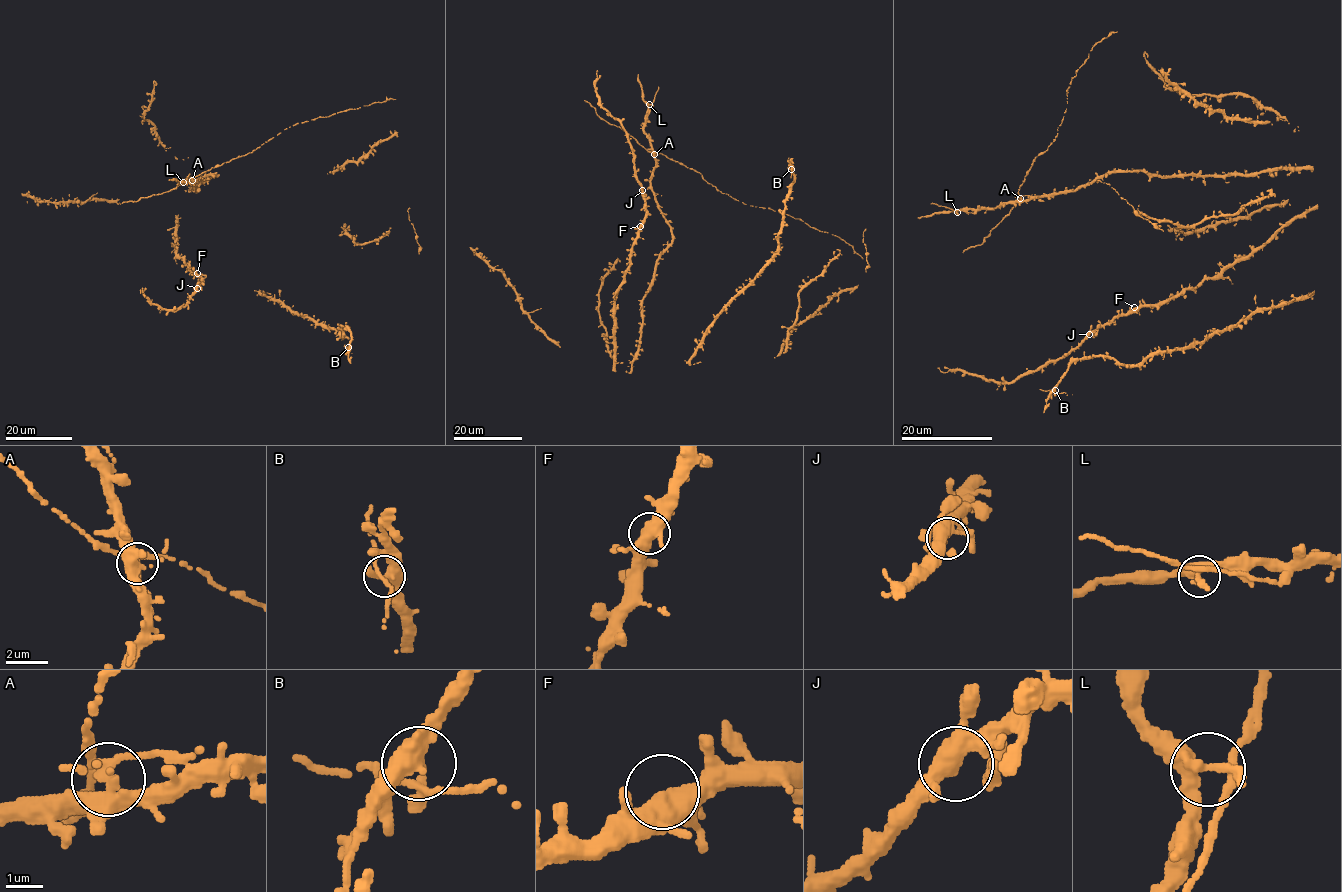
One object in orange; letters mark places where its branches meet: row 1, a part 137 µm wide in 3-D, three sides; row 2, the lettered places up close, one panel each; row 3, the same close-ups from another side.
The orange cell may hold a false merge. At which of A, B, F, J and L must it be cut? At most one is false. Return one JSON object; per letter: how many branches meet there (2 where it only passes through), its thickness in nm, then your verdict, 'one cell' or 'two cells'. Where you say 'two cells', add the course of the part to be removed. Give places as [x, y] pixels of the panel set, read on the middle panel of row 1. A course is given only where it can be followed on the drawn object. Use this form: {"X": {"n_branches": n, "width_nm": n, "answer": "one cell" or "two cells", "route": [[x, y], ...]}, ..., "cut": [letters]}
{"A": {"n_branches": 6, "width_nm": 360, "answer": "two cells", "route": [[655, 154], [660, 153], [695, 169], [719, 191], [745, 204], [789, 214], [811, 227], [838, 236], [862, 258]]}, "B": {"n_branches": 5, "width_nm": 360, "answer": "one cell"}, "F": {"n_branches": 5, "width_nm": 380, "answer": "one cell"}, "J": {"n_branches": 5, "width_nm": 360, "answer": "one cell"}, "L": {"n_branches": 5, "width_nm": 300, "answer": "one cell"}, "cut": ["A"]}

